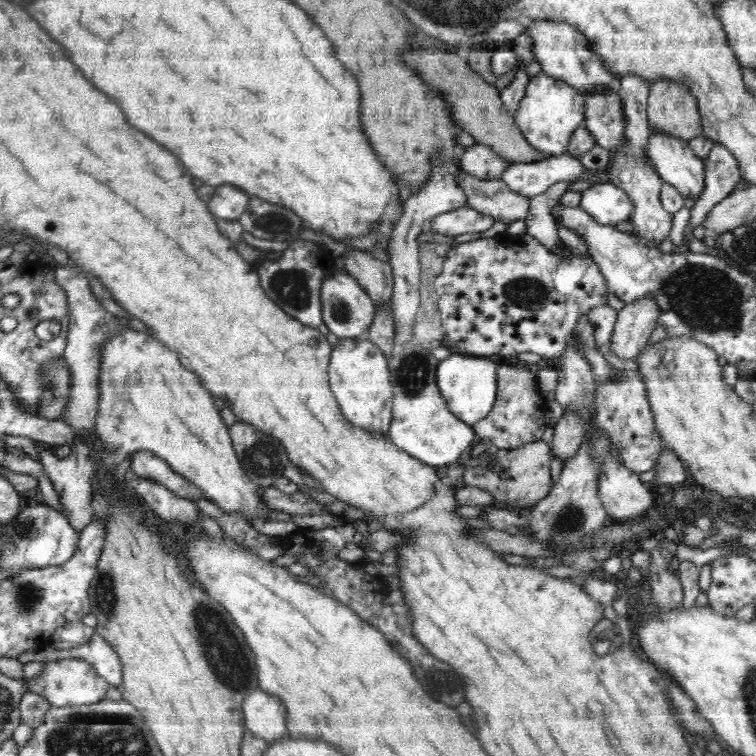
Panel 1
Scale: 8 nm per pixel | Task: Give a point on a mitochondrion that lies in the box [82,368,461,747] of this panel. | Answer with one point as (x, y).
(223, 652)

